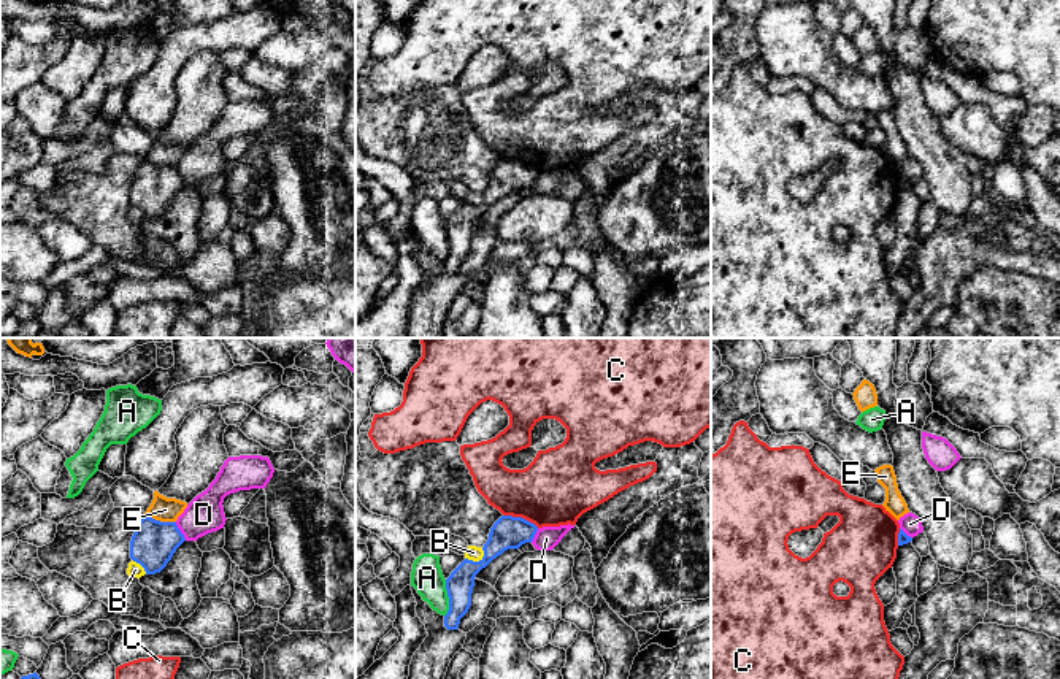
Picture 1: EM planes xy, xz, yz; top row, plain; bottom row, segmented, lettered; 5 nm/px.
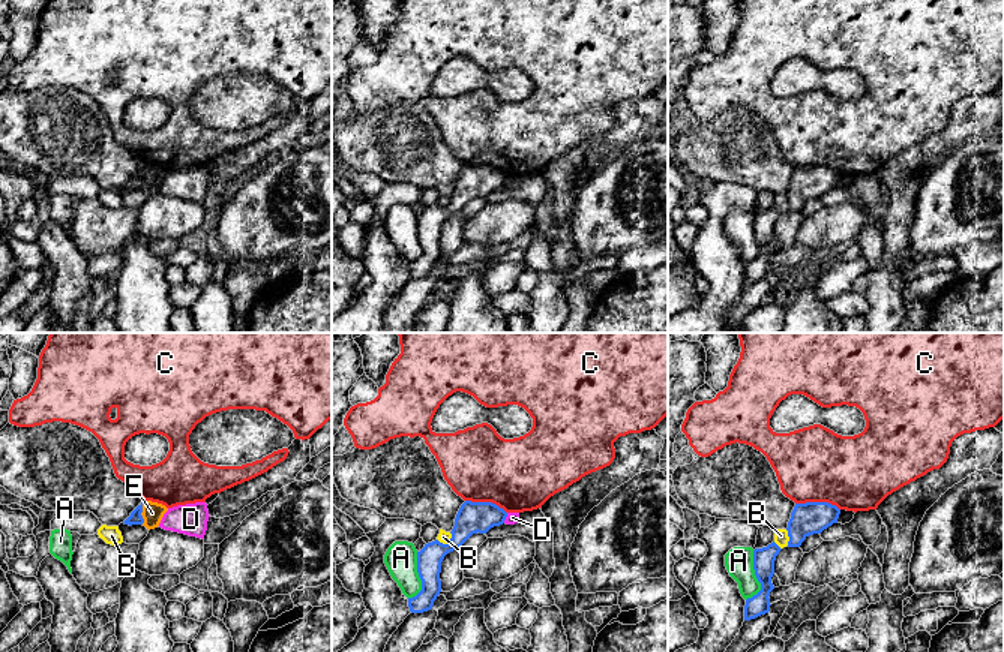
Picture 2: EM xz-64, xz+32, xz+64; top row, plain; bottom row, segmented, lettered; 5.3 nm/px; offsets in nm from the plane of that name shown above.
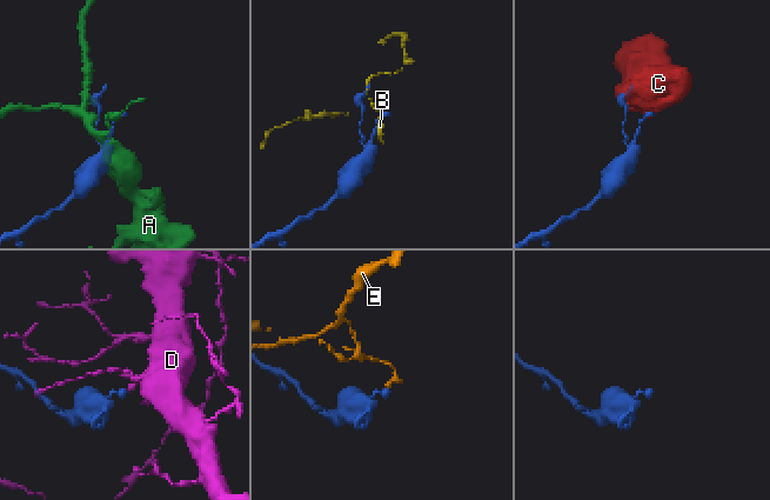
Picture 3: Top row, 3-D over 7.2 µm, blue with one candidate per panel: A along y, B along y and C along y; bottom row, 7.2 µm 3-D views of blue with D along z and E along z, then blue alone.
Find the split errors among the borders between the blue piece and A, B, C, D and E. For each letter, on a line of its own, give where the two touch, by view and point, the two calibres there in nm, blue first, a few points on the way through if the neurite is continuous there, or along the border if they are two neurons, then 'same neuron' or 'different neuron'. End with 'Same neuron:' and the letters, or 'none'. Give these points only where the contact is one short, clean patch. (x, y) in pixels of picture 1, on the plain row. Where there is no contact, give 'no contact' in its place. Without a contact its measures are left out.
A: meets blue in xz at (449, 243); 140 nm thick on the blue side, 160 nm on the other; different neuron
B: meets blue in xz at (480, 205); 170 nm thick on the blue side, 70 nm on the other; different neuron
C: meets blue in xz at (521, 162); 170 nm thick on the blue side, 380 nm on the other; different neuron
D: meets blue in xy at (180, 176); 220 nm thick on the blue side, 190 nm on the other; border along xy (175, 167), (186, 184); different neuron
E: meets blue in xy at (159, 165); 220 nm thick on the blue side, 130 nm on the other; different neuron
Same neuron: none

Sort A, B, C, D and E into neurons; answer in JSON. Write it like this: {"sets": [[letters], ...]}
{"sets": [["A"], ["B"], ["C"], ["D"], ["E"]]}

